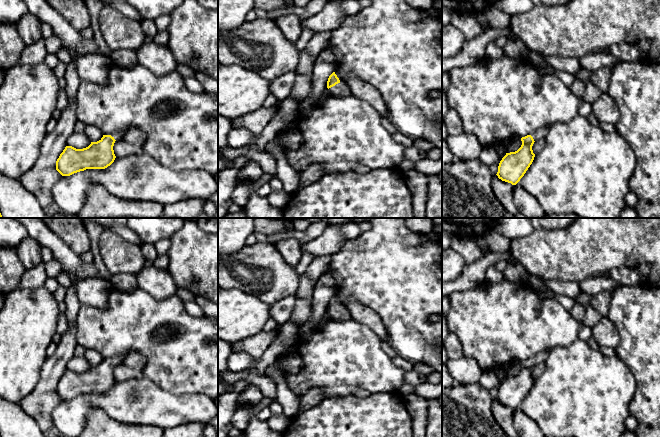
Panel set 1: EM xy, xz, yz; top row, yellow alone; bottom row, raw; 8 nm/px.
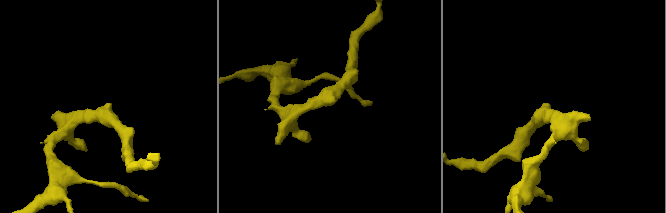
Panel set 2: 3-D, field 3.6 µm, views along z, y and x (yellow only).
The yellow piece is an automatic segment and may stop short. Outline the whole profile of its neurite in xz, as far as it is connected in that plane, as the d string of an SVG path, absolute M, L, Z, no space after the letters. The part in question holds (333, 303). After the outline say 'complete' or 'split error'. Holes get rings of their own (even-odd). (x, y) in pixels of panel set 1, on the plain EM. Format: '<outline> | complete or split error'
M333 296L327 305L327 312L331 313L333 321L344 322L352 319L349 310L346 307L341 307L335 296Z | split error

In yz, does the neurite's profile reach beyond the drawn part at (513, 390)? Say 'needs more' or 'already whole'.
needs more

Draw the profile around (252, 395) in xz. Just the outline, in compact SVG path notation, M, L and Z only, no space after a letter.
M250 385L241 396L239 396L236 407L242 405L242 404L248 404L252 407L257 406L263 399L264 395L261 392L261 390L254 386Z

